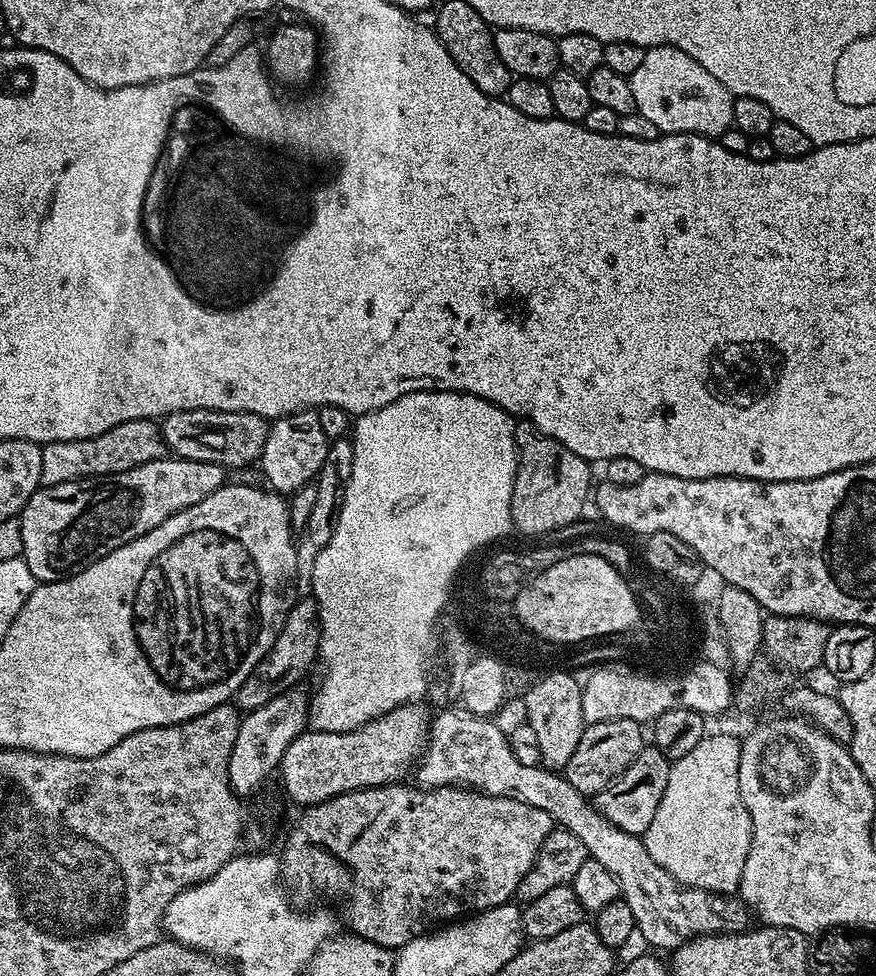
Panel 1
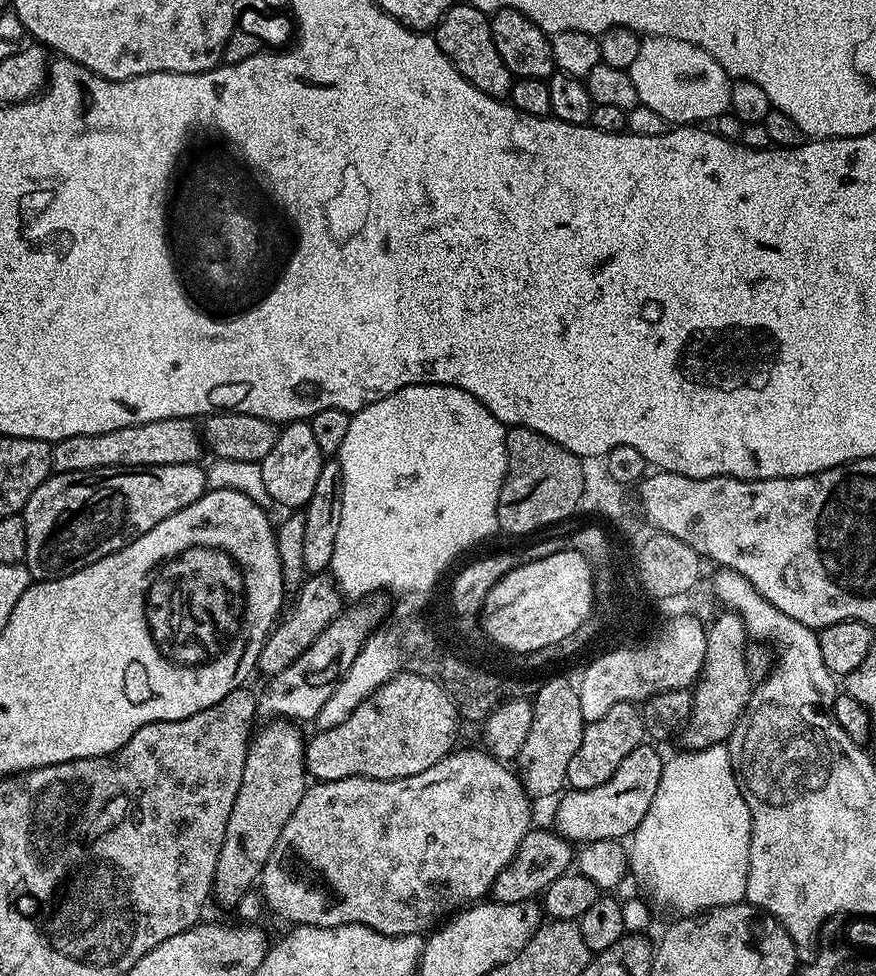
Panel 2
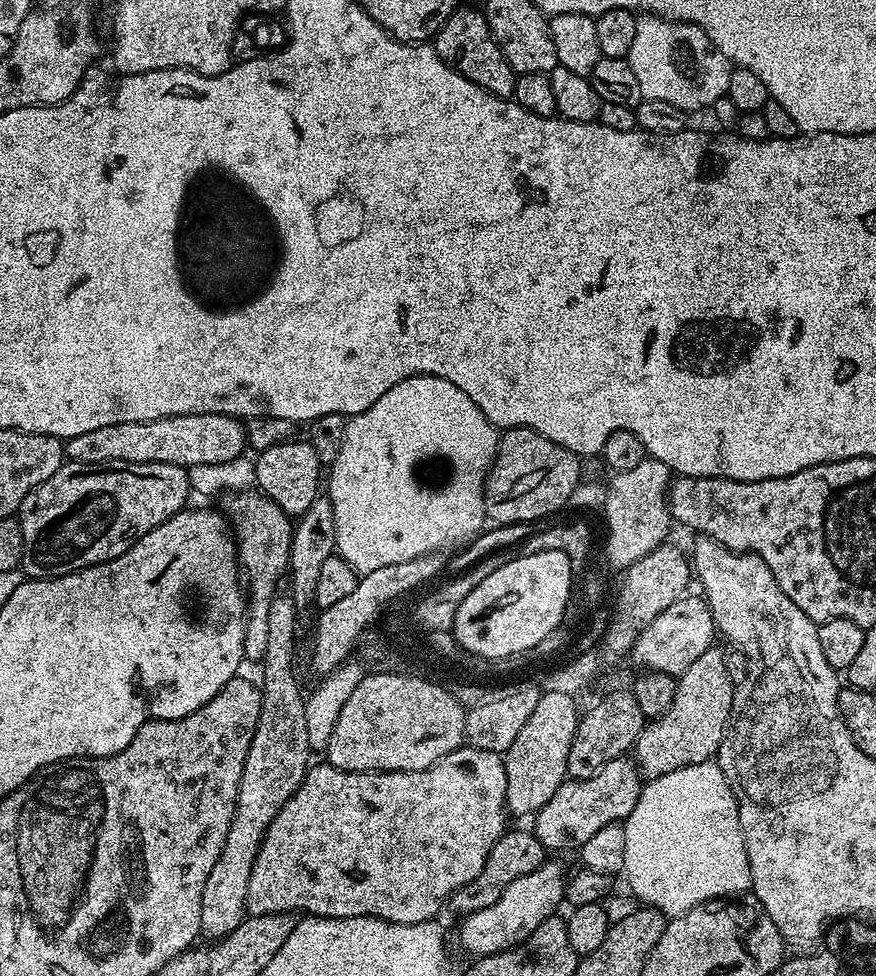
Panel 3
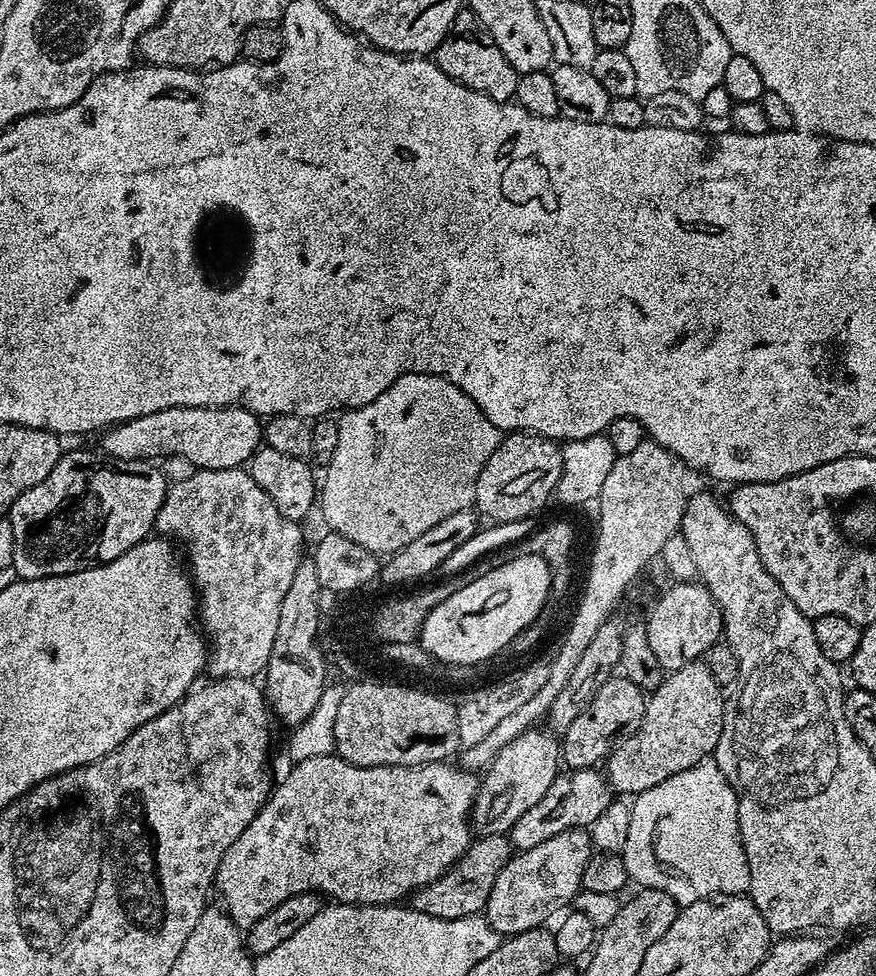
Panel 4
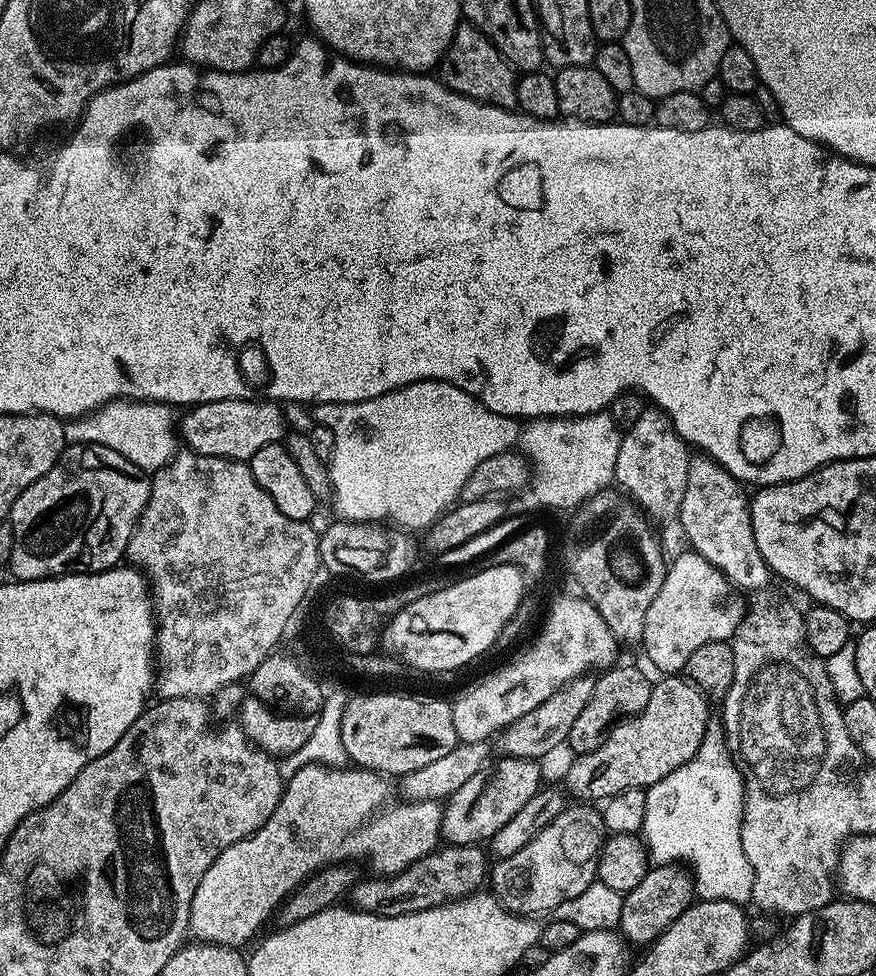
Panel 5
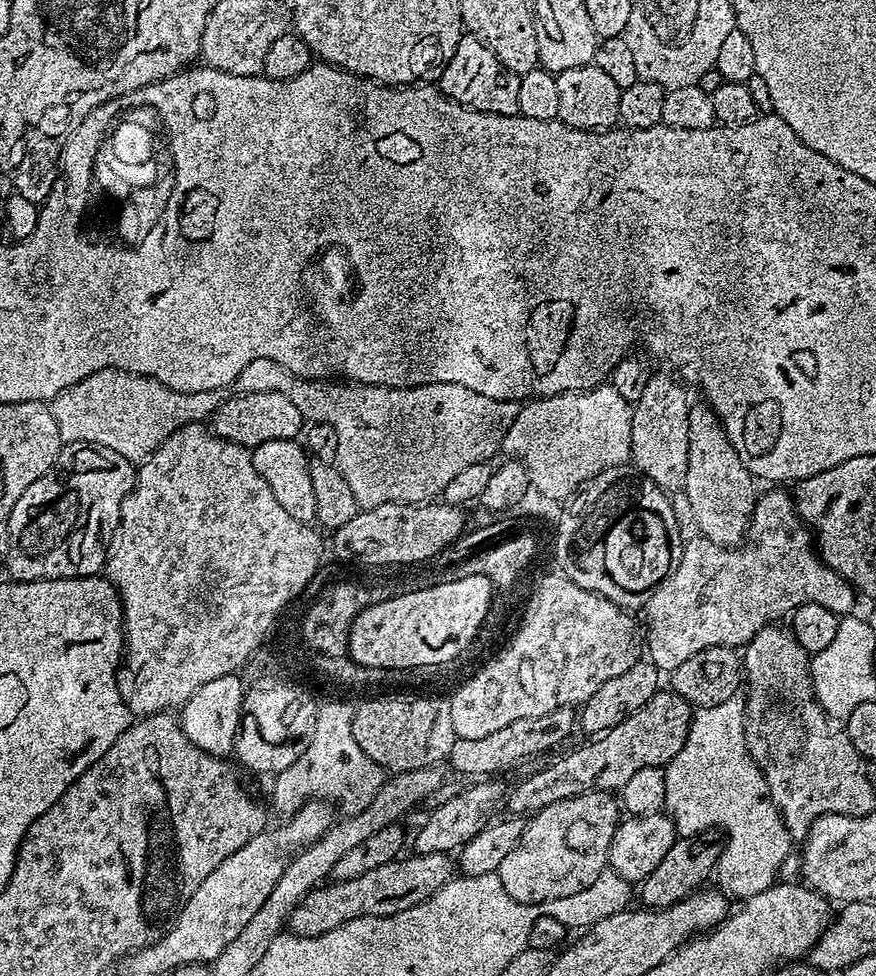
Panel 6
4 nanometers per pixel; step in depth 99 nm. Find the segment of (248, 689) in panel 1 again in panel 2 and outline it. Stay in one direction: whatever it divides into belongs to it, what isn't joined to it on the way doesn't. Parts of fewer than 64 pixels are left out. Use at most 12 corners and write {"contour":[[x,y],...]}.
{"contour":[[309,575],[264,639],[256,668],[286,670],[332,619],[340,589]]}

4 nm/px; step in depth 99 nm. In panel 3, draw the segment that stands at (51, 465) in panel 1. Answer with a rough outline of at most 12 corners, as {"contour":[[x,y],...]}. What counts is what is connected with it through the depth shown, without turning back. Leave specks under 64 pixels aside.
{"contour":[[235,416],[102,426],[64,441],[83,464],[224,463],[245,455]]}

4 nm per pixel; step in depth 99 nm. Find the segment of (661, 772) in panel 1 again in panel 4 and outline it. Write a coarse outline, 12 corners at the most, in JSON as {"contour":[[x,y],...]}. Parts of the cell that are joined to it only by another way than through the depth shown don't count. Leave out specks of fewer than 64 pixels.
{"contour":[[596,768],[561,771],[510,833],[525,852],[587,829],[614,793]]}

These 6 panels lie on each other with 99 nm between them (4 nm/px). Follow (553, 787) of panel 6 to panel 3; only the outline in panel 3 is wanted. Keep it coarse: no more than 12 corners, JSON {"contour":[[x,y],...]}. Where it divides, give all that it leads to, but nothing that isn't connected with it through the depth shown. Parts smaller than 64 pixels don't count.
{"contour":[[724,652],[677,679],[638,734],[641,777],[712,760],[733,719]]}

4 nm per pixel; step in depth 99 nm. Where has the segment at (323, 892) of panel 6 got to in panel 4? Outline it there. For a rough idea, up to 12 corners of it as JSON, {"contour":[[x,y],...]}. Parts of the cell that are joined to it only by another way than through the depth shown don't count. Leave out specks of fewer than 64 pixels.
{"contour":[[507,835],[473,839],[411,908],[447,920],[481,915],[512,859]]}

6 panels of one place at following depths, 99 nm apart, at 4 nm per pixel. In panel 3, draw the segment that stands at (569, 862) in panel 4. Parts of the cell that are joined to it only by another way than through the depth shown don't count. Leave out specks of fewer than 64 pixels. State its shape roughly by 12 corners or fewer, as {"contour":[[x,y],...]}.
{"contour":[[545,859],[502,898],[463,917],[479,958],[522,944],[565,903],[566,871]]}

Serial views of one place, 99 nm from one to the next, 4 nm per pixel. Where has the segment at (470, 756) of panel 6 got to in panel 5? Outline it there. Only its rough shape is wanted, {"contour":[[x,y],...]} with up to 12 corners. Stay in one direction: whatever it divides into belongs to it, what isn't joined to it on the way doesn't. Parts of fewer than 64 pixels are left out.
{"contour":[[595,679],[570,681],[499,733],[501,753],[543,761],[567,741]]}

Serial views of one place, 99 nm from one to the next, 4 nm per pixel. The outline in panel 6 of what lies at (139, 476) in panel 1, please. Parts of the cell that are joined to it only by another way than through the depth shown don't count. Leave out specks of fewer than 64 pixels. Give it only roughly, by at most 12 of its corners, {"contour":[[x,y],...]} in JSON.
{"contour":[[64,444],[8,515],[13,581],[104,567],[133,461]]}

